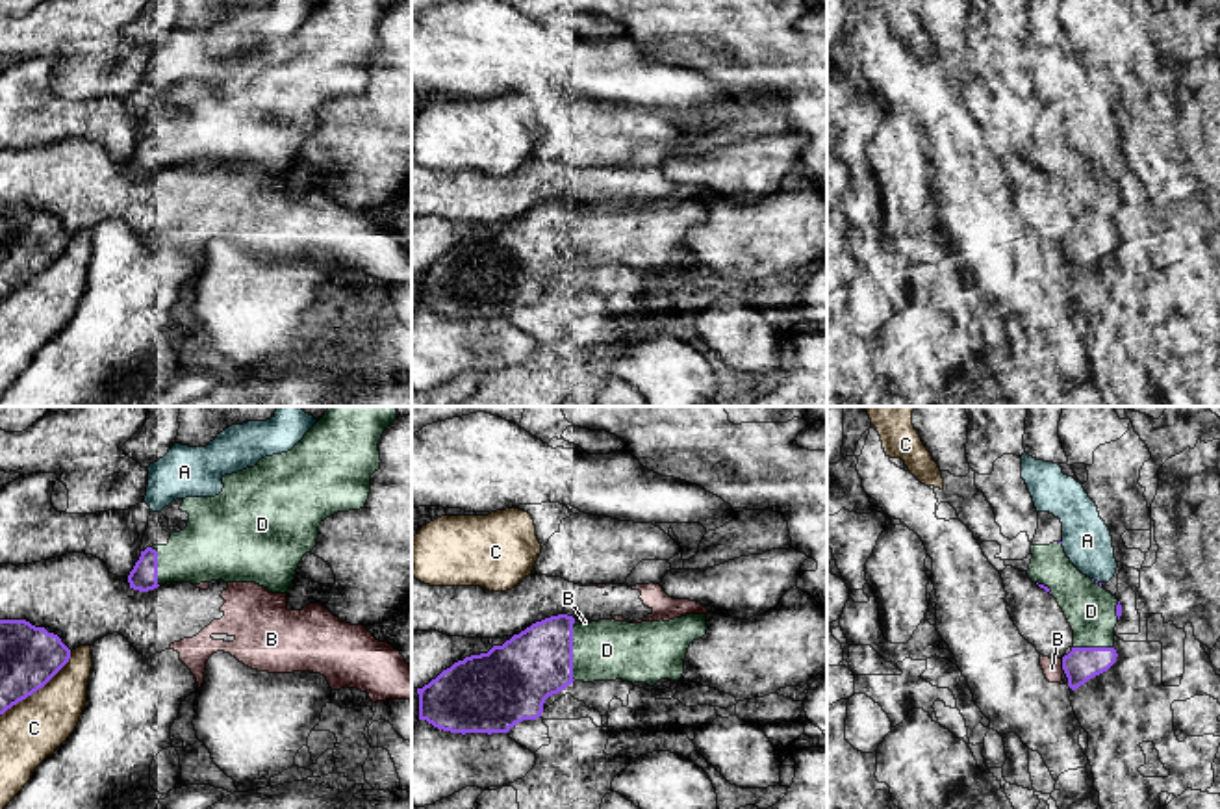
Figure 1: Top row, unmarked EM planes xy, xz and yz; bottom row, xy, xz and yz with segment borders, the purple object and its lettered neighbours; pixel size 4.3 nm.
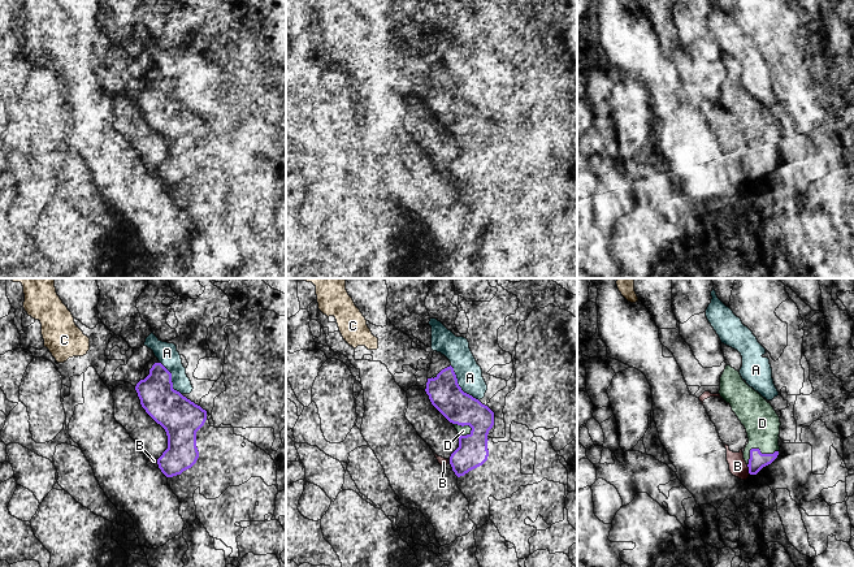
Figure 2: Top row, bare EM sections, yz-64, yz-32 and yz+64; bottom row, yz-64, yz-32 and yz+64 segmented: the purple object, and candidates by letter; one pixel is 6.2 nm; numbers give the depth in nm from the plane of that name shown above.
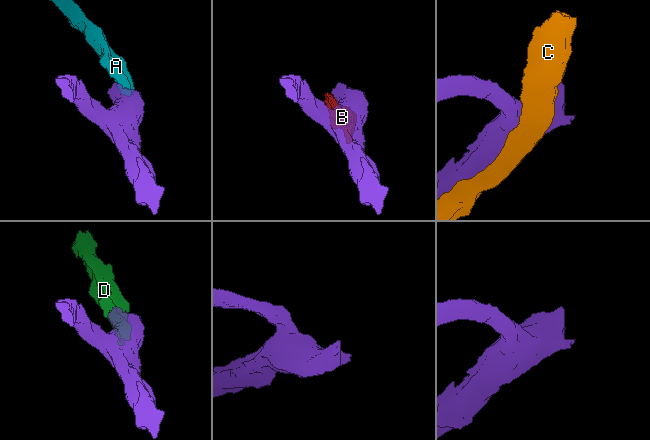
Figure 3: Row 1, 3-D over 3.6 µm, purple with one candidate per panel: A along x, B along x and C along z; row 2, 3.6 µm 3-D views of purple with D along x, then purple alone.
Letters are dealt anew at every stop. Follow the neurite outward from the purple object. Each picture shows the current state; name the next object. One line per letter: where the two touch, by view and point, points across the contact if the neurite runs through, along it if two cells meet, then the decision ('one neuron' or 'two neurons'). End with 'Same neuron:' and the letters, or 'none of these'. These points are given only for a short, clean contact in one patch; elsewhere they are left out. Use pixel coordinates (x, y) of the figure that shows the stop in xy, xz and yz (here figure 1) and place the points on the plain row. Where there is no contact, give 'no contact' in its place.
A: meets purple in yz at (1096, 166); two neurons
B: meets purple in yz at (1063, 249); two neurons
C: meets purple in xy at (38, 273); two neurons
D: meets purple in xz at (571, 234); one neuron
Same neuron: D

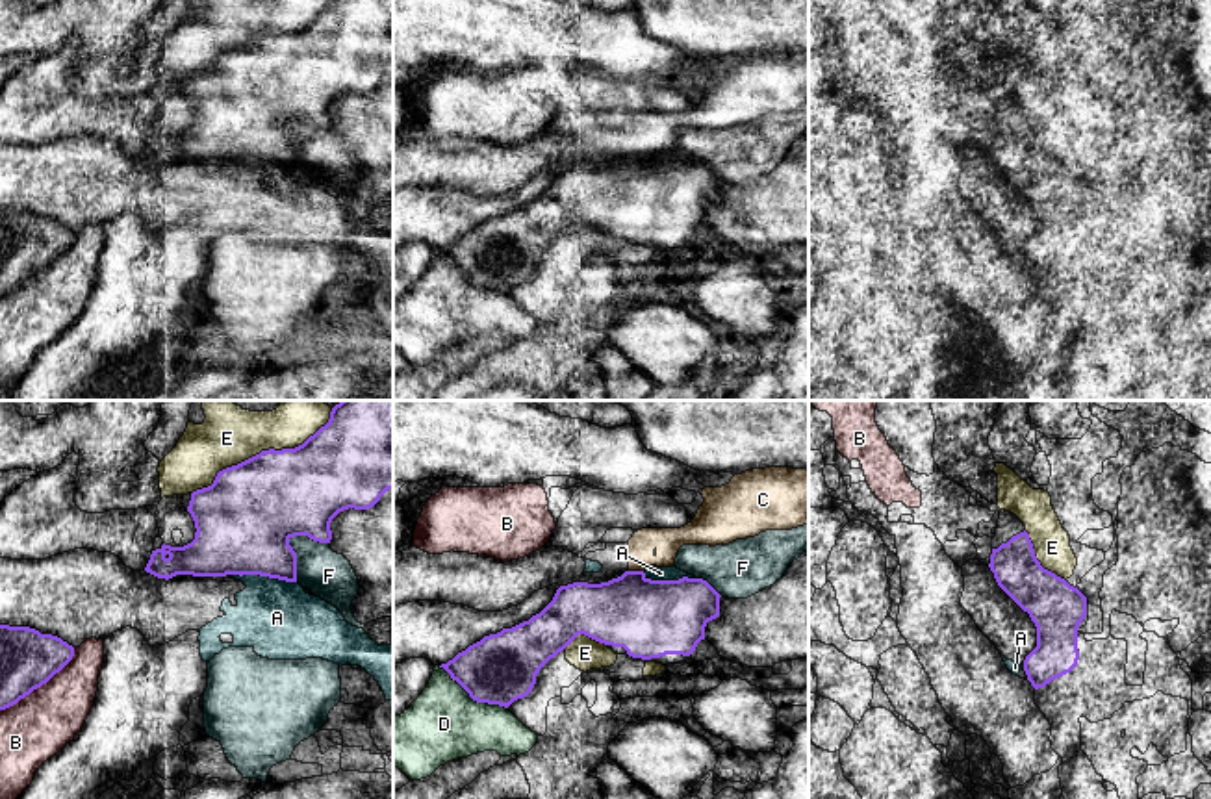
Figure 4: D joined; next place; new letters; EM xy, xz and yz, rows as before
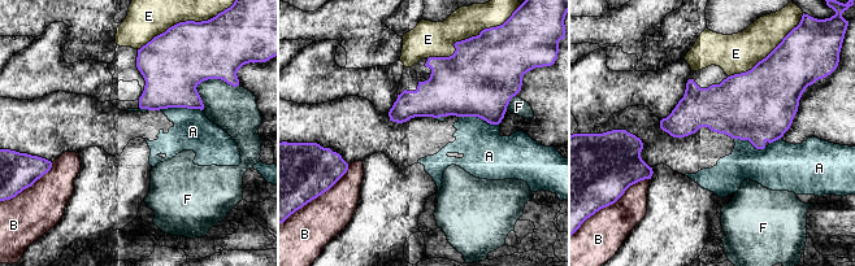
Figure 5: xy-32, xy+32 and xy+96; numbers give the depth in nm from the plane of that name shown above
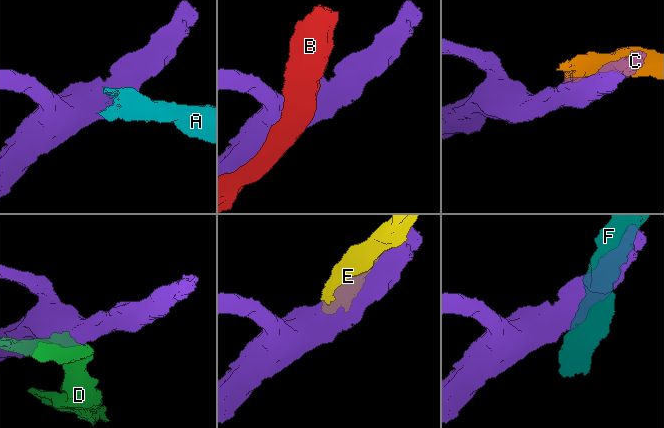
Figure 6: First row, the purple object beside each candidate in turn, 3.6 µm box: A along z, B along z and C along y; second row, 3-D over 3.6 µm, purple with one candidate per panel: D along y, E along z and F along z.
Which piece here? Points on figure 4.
A: meets purple in xy at (260, 160); two neurons
B: meets purple in xy at (39, 271); two neurons
C: meets purple in xz at (637, 156); border along xz (629, 154), (642, 156); two neurons
D: meets purple in xz at (473, 284); two neurons
E: meets purple in xy at (262, 36); two neurons
F: meets purple in xy at (288, 126); two neurons
Same neuron: none of these

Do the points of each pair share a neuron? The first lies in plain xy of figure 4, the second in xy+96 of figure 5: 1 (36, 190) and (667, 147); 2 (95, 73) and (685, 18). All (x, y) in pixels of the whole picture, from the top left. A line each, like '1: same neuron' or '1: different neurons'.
1: same neuron
2: different neurons

